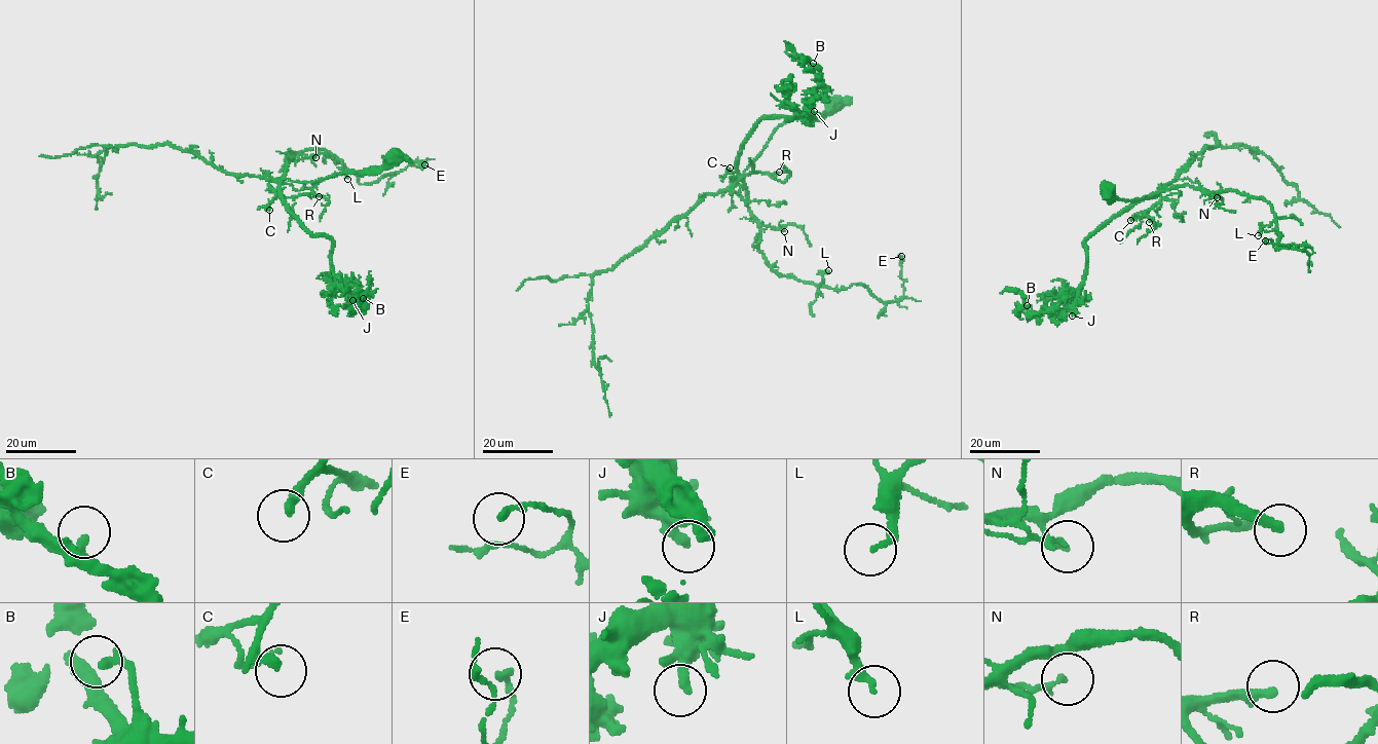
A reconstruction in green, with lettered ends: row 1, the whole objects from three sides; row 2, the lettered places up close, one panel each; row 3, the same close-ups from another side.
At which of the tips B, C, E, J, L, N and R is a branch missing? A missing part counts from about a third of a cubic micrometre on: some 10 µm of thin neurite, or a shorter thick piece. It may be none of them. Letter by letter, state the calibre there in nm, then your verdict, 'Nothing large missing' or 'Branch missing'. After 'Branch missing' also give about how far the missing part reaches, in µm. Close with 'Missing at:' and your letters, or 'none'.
B: Thickness 260 nm. Nothing large missing
C: Thickness 280 nm. Nothing large missing
E: Thickness 220 nm. Nothing large missing
J: Thickness 220 nm. Nothing large missing
L: Thickness 260 nm. Nothing large missing
N: Thickness 160 nm. Nothing large missing
R: Thickness 320 nm. Branch missing. Missing length about 35 µm
Missing at: R

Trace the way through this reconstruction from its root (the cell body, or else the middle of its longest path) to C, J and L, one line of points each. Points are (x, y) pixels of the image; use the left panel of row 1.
C: (393, 158), (378, 168), (332, 175), (314, 182), (270, 179), (269, 185), (274, 195), (267, 207), (269, 210)
J: (393, 158), (370, 170), (314, 182), (286, 178), (280, 185), (299, 220), (332, 239), (332, 270), (352, 300)
L: (393, 158), (378, 168), (302, 182), (285, 176), (287, 154), (328, 151), (347, 179)

